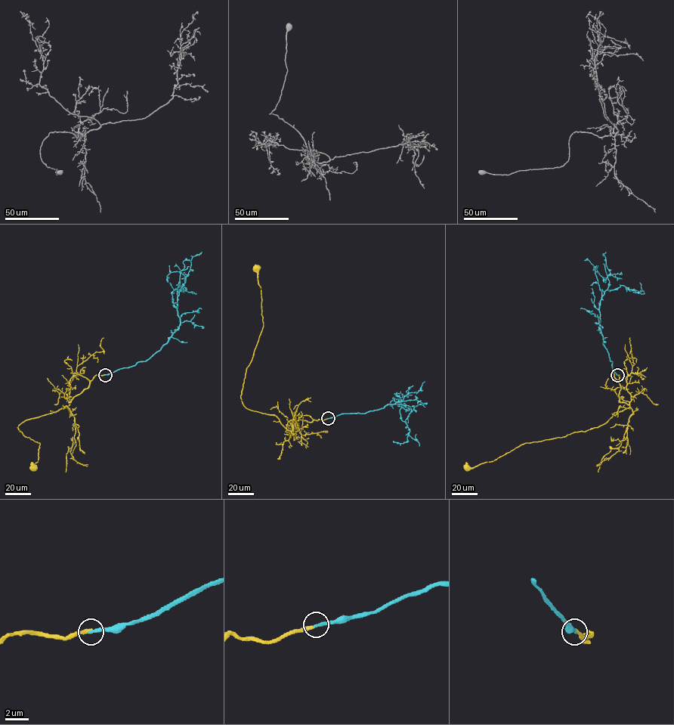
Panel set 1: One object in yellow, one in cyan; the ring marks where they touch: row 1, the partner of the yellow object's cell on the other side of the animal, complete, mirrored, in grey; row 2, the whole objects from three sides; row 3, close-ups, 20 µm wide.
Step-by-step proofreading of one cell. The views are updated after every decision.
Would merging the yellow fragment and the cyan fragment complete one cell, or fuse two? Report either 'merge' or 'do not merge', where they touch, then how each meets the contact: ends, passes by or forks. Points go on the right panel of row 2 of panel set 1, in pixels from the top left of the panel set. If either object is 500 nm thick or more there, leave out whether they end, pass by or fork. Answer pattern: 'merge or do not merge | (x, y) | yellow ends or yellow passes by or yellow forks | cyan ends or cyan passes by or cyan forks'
merge | (617, 375) | yellow ends | cyan ends

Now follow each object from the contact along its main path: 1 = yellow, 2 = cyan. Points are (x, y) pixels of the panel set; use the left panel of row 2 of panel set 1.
1: (105, 374), (94, 376), (67, 407), (26, 419), (17, 427), (40, 443), (33, 467)
2: (105, 374), (149, 359), (178, 326), (178, 292), (176, 290), (181, 285), (186, 289), (174, 290), (170, 283)

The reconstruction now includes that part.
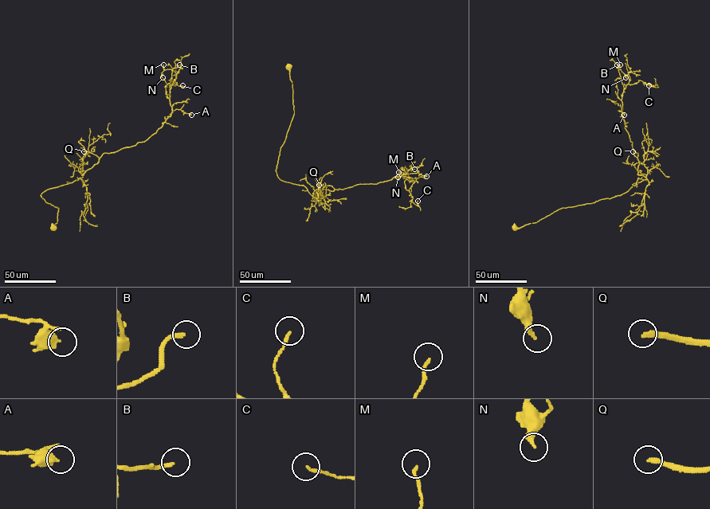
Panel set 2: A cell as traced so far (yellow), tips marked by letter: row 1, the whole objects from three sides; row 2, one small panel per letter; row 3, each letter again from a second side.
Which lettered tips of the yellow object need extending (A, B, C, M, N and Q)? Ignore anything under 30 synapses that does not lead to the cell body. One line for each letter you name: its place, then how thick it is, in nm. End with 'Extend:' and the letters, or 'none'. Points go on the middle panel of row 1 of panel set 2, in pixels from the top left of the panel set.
B: place (414, 169); calibre 180 nm
Q: place (319, 185); calibre 240 nm
Extend: B, Q

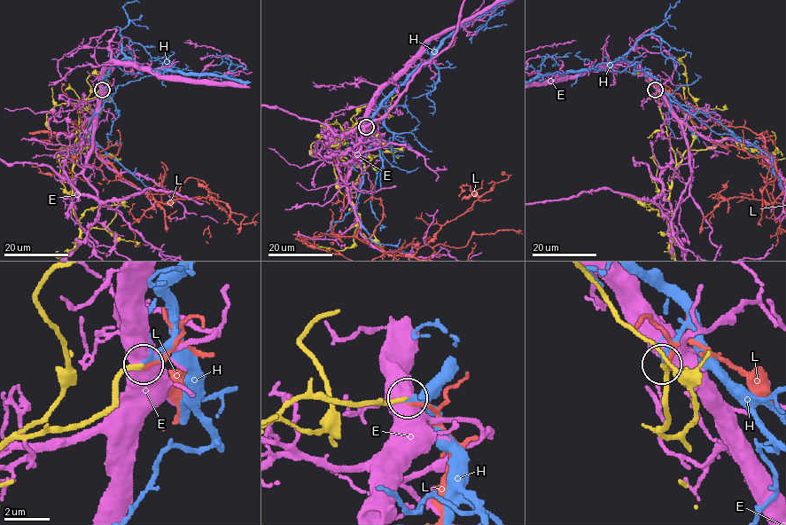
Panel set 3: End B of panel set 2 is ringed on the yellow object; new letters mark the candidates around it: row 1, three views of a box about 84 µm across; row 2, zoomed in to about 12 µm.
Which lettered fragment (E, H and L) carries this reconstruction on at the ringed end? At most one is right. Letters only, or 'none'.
none

